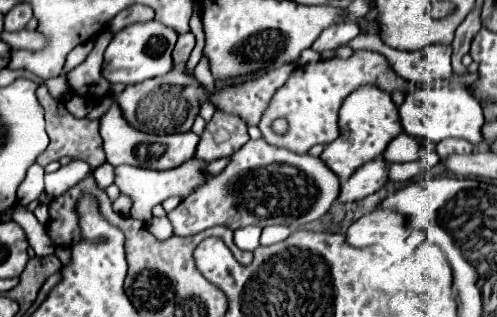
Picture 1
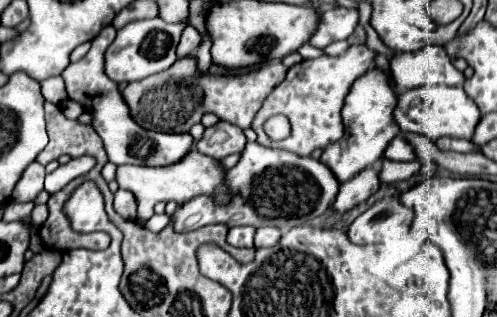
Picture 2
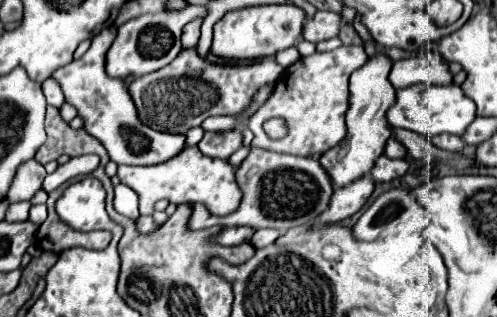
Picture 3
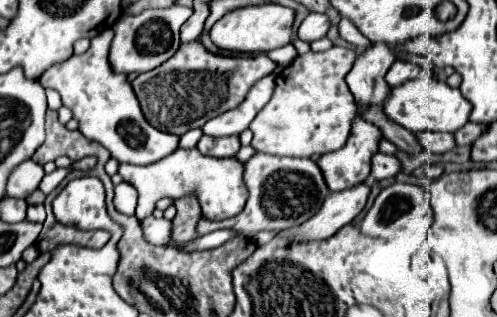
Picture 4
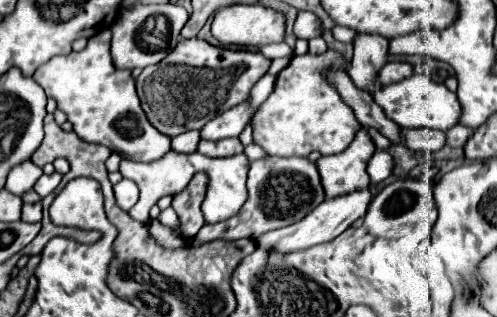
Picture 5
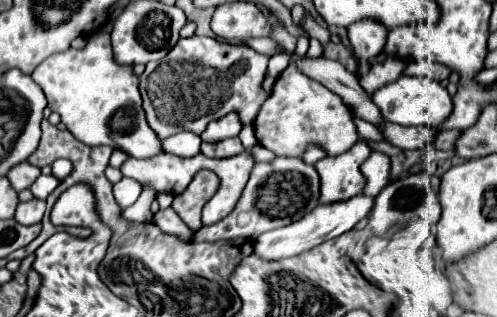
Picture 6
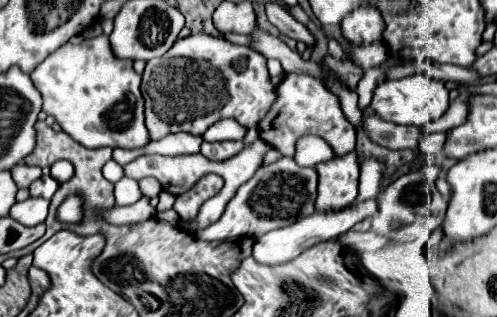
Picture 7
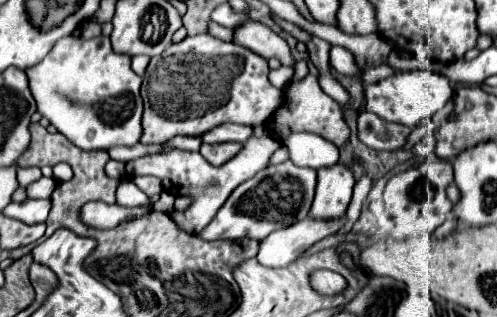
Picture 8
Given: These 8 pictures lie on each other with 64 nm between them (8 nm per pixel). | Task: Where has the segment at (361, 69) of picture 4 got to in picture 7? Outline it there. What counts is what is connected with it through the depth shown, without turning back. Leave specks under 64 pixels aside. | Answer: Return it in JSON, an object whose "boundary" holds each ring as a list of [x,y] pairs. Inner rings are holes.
{"boundary":[[[364,4],[354,8],[350,14],[346,14],[340,22],[344,38],[356,44],[370,44],[376,40],[382,40],[384,32],[384,20],[376,6]]]}

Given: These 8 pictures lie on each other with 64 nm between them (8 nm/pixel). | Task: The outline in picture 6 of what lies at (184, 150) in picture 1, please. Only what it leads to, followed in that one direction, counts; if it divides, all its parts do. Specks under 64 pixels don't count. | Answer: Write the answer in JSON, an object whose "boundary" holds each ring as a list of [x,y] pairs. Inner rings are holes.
{"boundary":[[[108,32],[88,38],[80,50],[68,48],[48,56],[32,72],[32,80],[46,94],[48,108],[58,112],[66,130],[86,146],[120,148],[134,158],[150,158],[162,152],[158,136],[146,124],[138,90],[140,80],[132,72],[132,66],[122,66],[114,60]]]}

